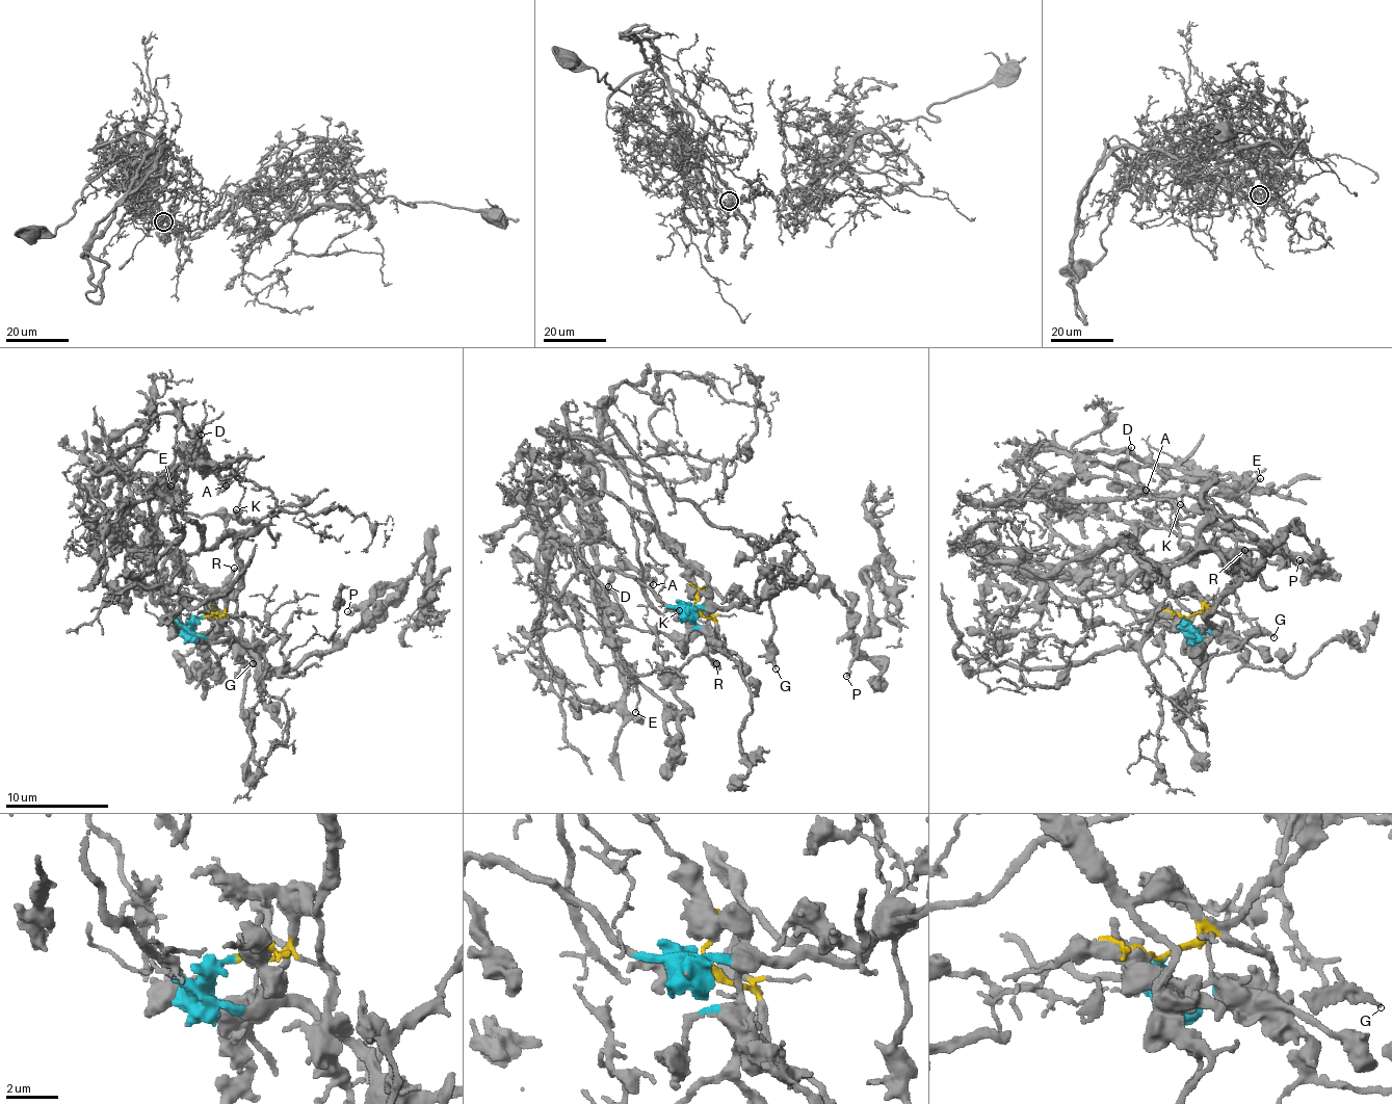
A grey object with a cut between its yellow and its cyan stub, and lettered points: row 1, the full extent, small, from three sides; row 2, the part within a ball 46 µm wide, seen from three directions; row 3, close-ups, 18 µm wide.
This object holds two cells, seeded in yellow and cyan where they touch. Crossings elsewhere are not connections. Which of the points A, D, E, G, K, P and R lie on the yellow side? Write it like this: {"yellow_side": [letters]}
{"yellow_side": ["A", "D", "E", "K", "R"]}

